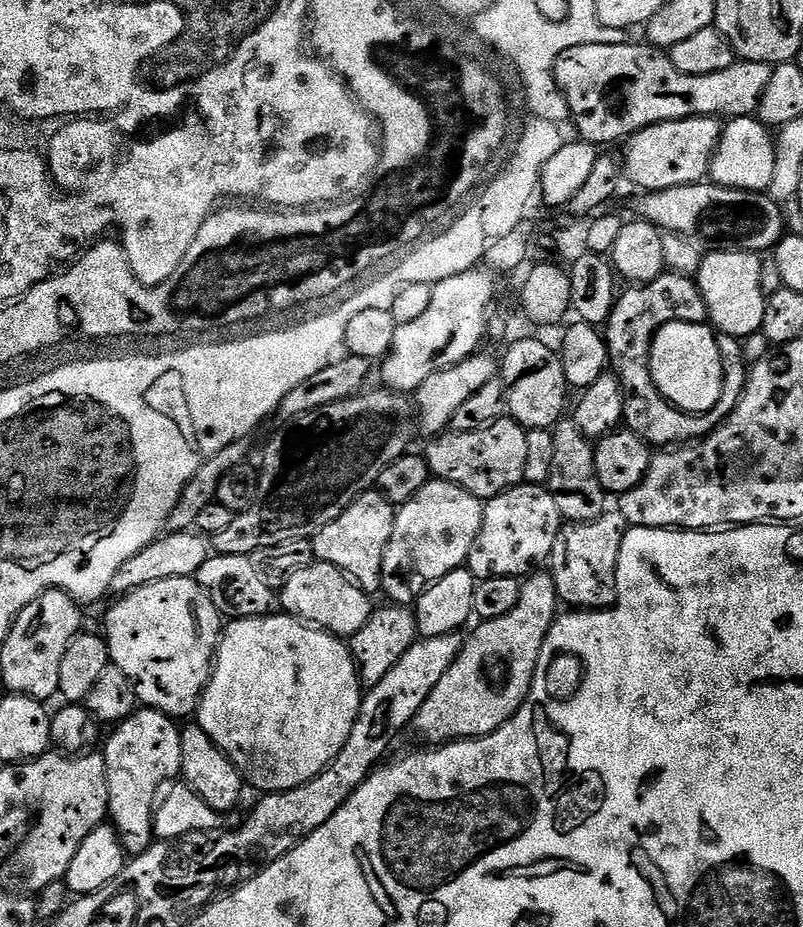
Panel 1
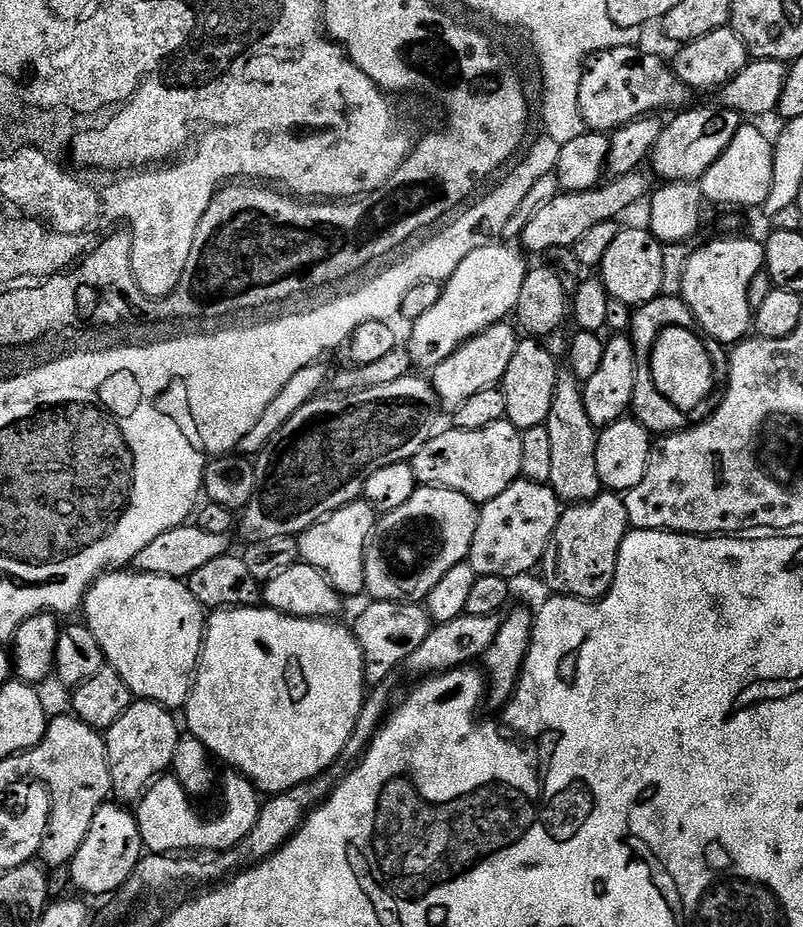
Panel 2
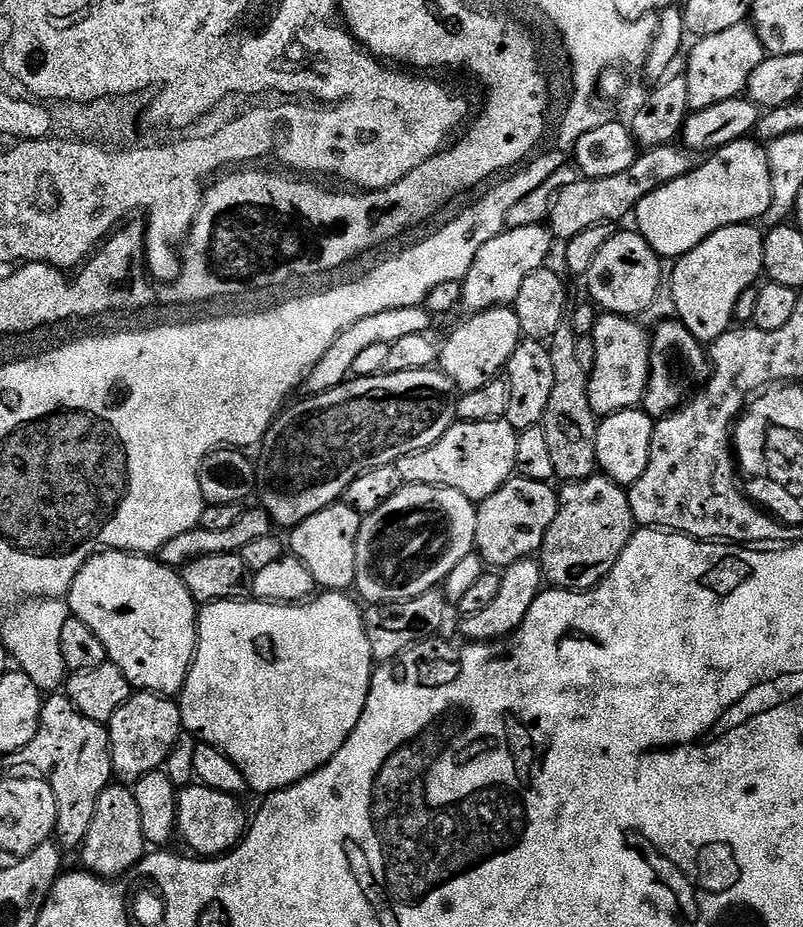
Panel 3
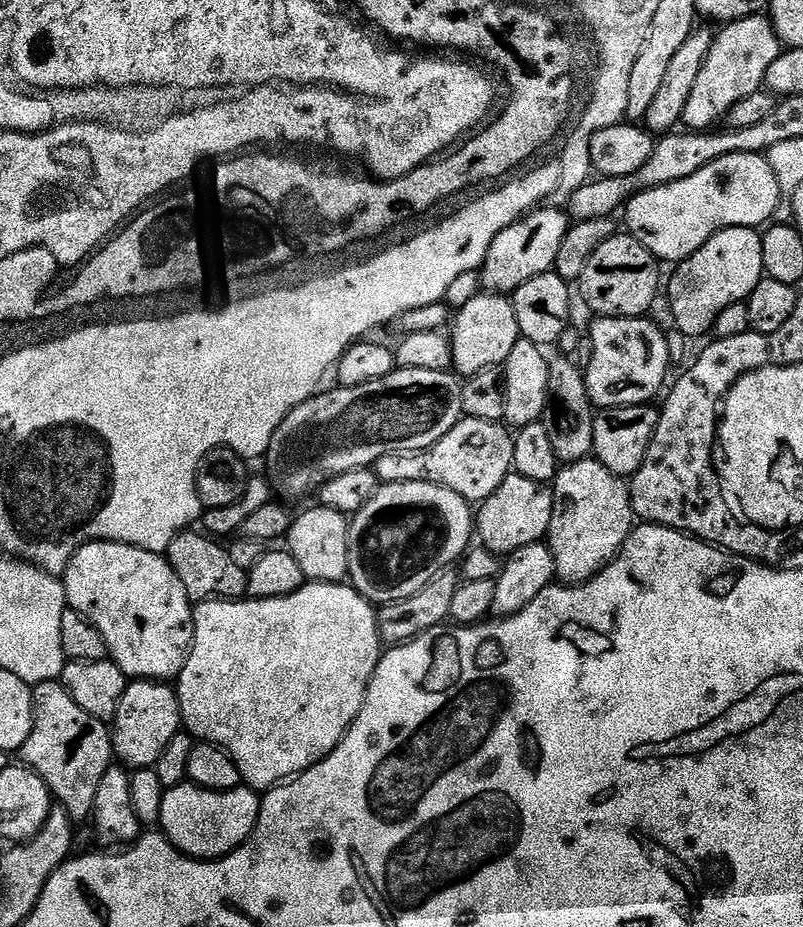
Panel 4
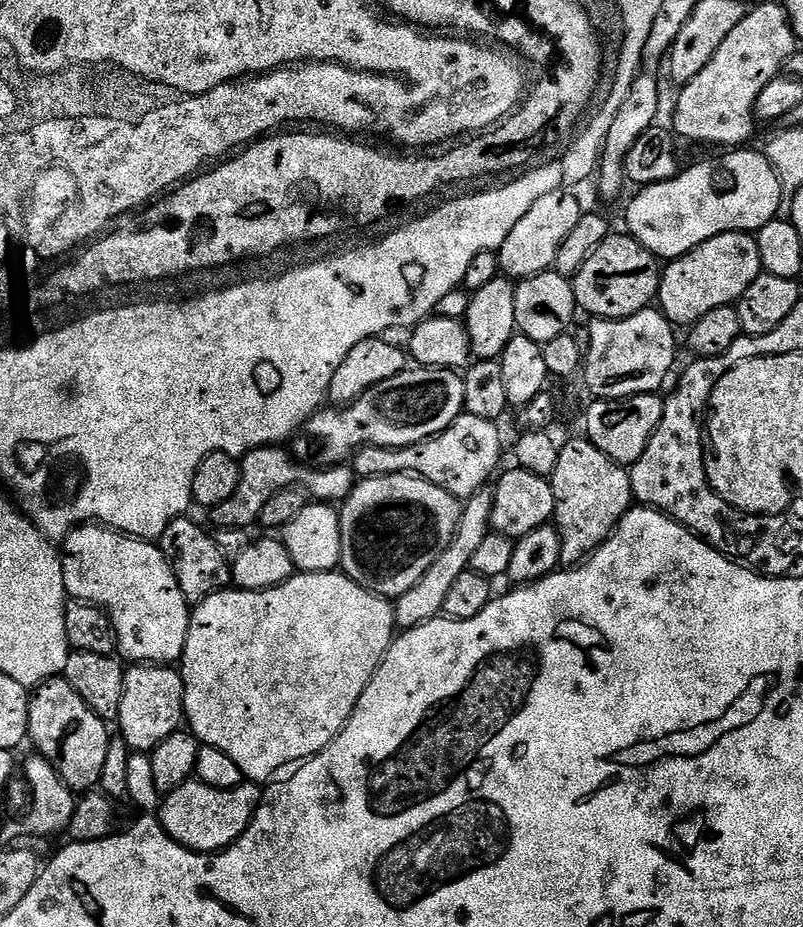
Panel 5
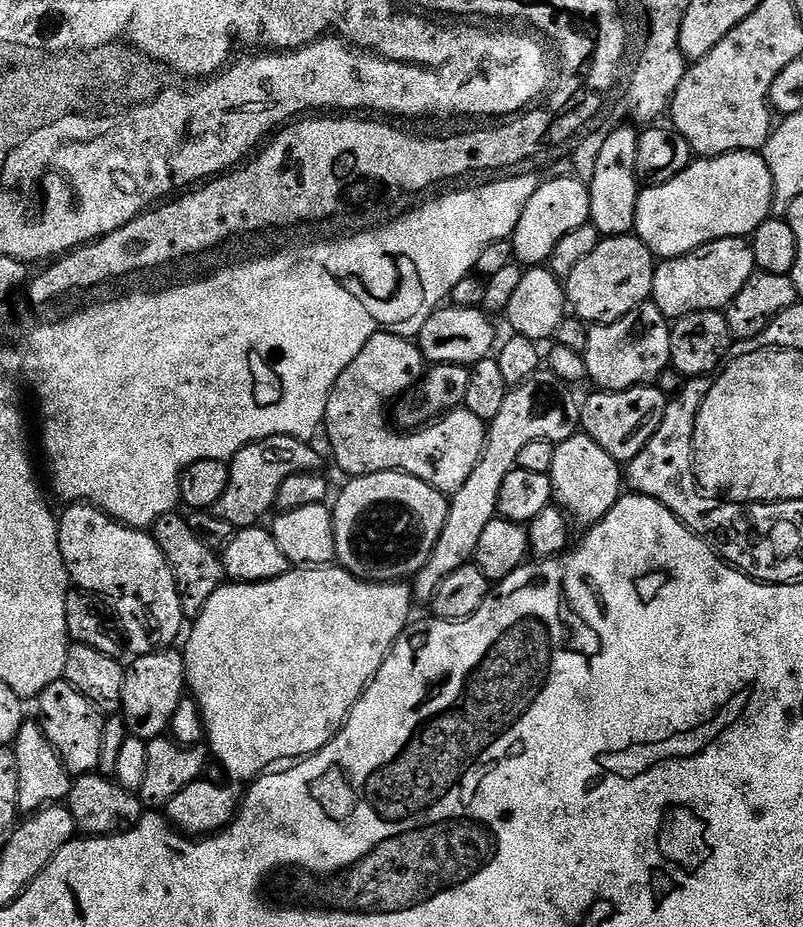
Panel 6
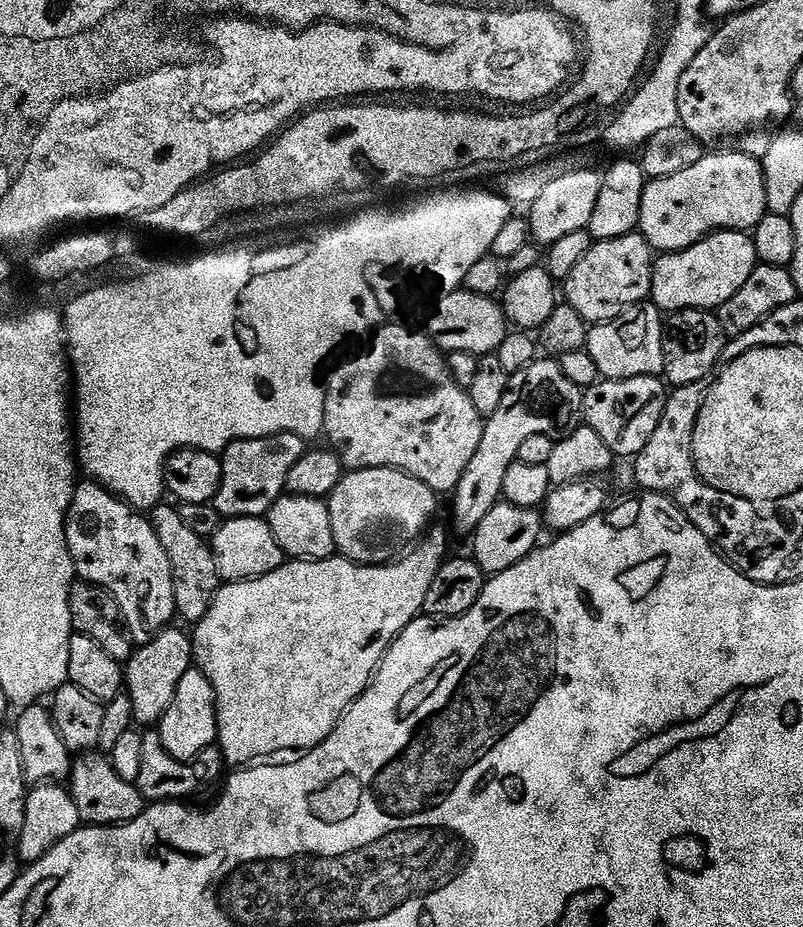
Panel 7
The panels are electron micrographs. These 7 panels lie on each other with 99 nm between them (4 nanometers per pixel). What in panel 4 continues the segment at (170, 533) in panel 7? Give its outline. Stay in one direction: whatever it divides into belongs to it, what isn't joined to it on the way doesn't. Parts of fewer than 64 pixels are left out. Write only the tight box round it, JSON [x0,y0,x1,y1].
[166,530,248,604]

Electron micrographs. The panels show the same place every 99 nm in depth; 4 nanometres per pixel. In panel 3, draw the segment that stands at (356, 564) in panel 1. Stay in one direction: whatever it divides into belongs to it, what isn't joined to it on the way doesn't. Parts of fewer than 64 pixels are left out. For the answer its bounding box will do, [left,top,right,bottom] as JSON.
[287,502,361,593]

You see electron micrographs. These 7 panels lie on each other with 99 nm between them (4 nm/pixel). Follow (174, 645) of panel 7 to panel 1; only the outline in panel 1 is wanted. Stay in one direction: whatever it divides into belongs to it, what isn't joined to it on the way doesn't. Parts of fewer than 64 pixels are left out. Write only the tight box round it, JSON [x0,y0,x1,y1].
[102,707,182,854]

